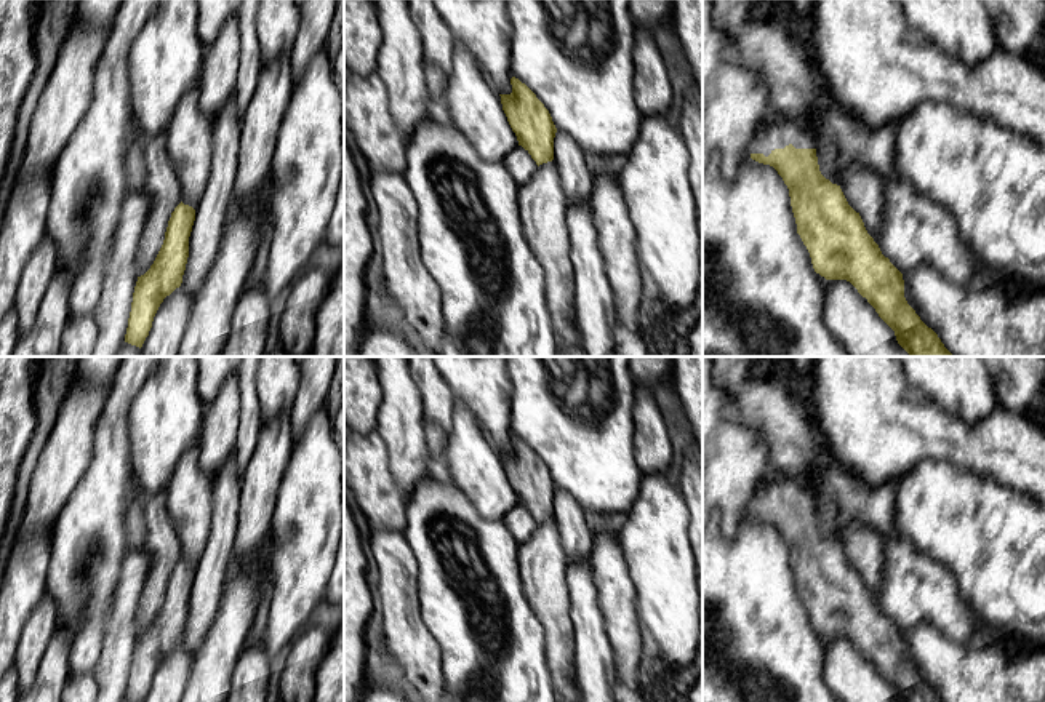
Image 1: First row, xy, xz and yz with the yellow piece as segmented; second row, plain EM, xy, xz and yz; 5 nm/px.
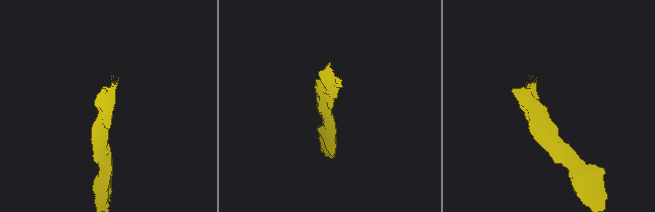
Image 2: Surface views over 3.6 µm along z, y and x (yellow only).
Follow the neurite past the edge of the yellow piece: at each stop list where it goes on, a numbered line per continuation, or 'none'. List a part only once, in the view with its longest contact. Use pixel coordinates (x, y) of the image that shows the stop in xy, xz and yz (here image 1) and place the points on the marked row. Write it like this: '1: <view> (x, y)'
1: yz (778, 131)

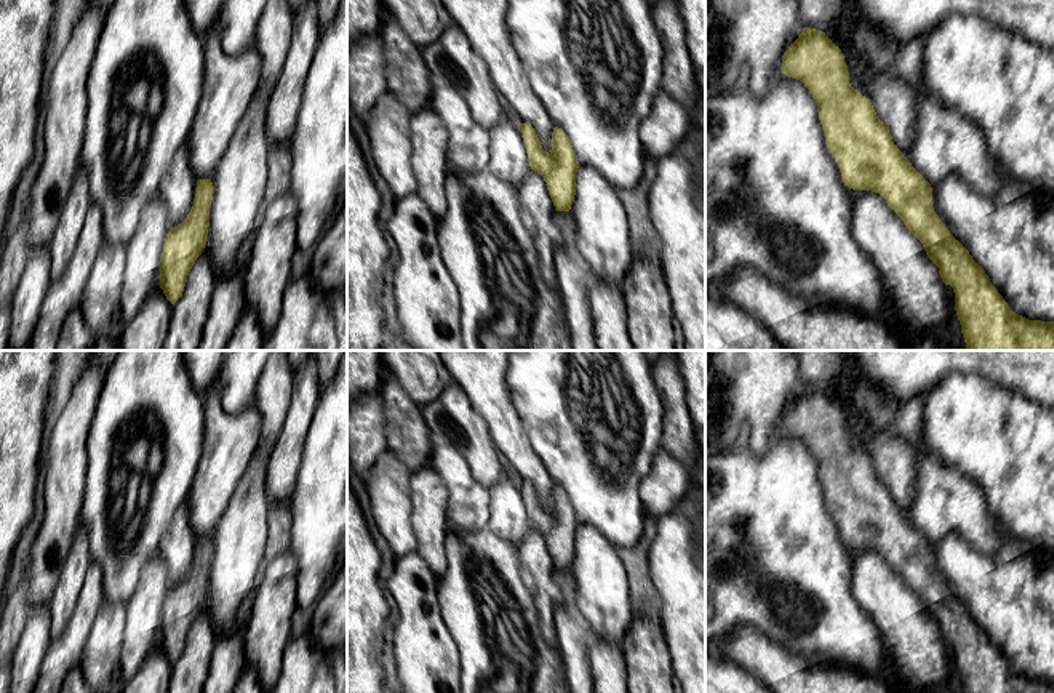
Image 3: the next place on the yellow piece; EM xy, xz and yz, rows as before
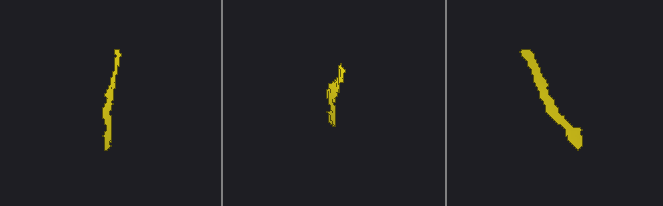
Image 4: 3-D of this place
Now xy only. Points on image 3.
none

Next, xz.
none

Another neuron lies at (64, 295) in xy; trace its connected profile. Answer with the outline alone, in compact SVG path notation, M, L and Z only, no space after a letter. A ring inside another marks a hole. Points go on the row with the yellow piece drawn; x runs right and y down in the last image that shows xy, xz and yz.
M90 206L74 254L61 278L51 278L29 351L56 351L66 317L78 310L93 262L106 243L102 218Z

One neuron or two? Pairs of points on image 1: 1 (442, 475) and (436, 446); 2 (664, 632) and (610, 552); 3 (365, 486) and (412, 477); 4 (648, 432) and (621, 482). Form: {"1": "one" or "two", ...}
{"1": "one", "2": "two", "3": "two", "4": "two"}

